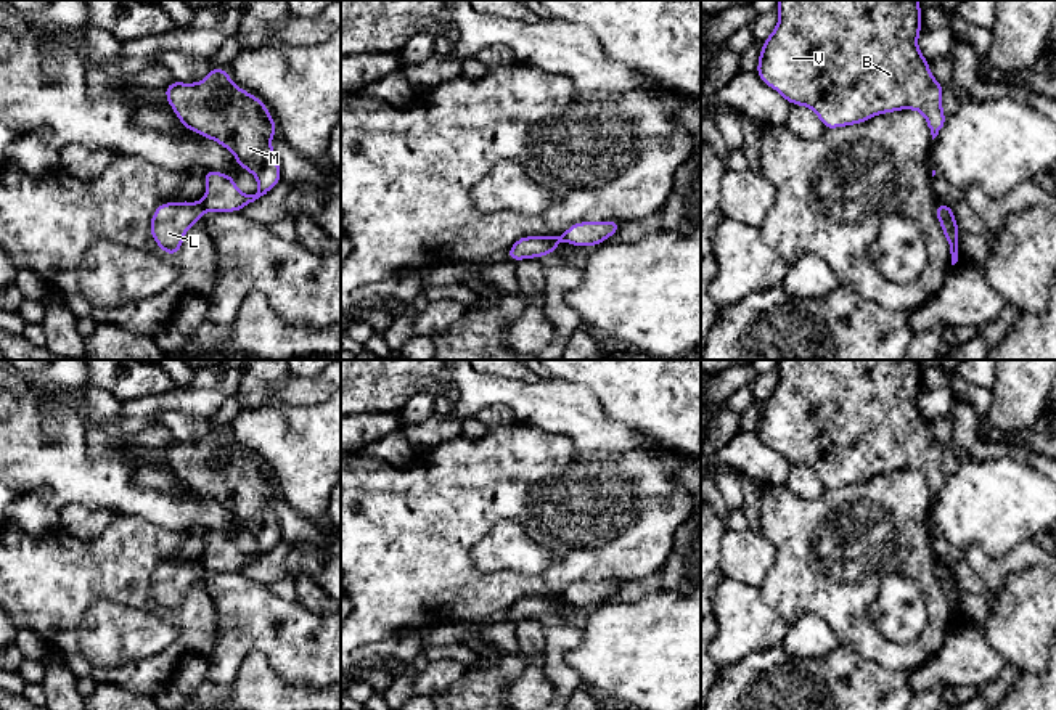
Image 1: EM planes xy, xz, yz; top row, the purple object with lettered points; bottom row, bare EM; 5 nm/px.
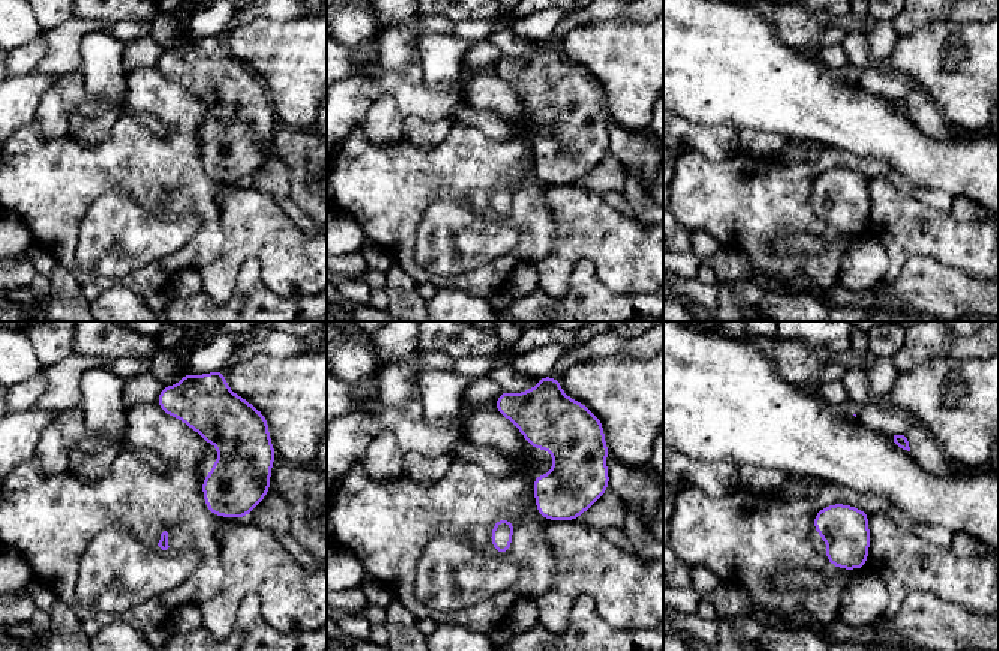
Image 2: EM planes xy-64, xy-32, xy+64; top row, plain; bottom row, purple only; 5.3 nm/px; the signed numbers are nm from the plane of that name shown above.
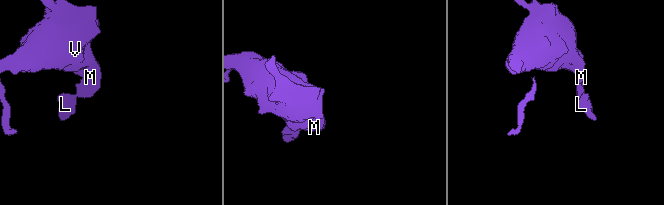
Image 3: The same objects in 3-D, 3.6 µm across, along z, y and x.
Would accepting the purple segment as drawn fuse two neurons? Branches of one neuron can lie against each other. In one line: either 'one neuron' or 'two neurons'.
two neurons

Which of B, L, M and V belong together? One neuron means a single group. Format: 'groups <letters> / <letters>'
groups B M V / L

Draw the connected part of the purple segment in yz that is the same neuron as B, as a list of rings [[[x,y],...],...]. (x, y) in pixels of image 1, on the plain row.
[[[778,360],[778,384],[762,403],[759,439],[789,464],[810,467],[826,490],[902,469],[919,471],[932,495],[947,482],[943,447],[921,414],[919,360]]]

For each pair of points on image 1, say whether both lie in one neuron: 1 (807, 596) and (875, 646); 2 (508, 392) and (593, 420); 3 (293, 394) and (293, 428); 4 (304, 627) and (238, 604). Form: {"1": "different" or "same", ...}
{"1": "same", "2": "same", "3": "different", "4": "same"}

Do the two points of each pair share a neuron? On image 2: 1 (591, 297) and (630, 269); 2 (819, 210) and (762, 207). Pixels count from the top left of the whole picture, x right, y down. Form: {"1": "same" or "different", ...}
{"1": "different", "2": "different"}

